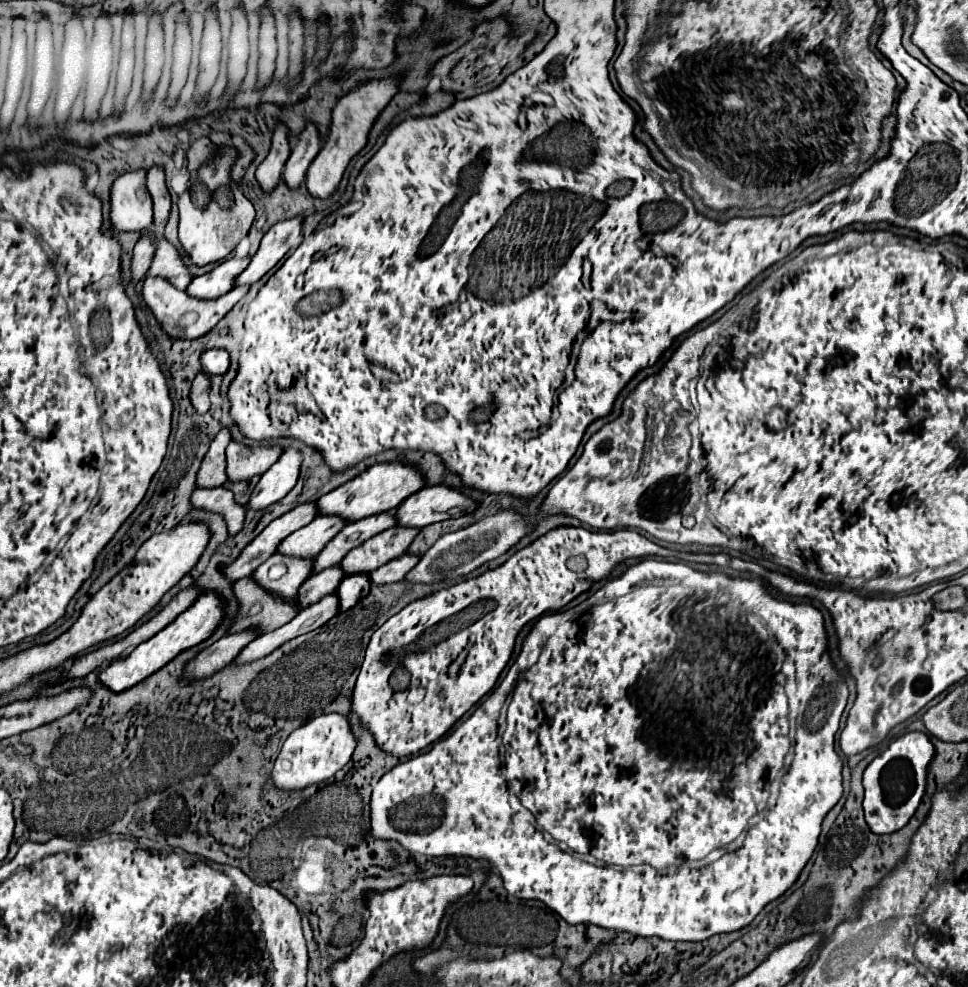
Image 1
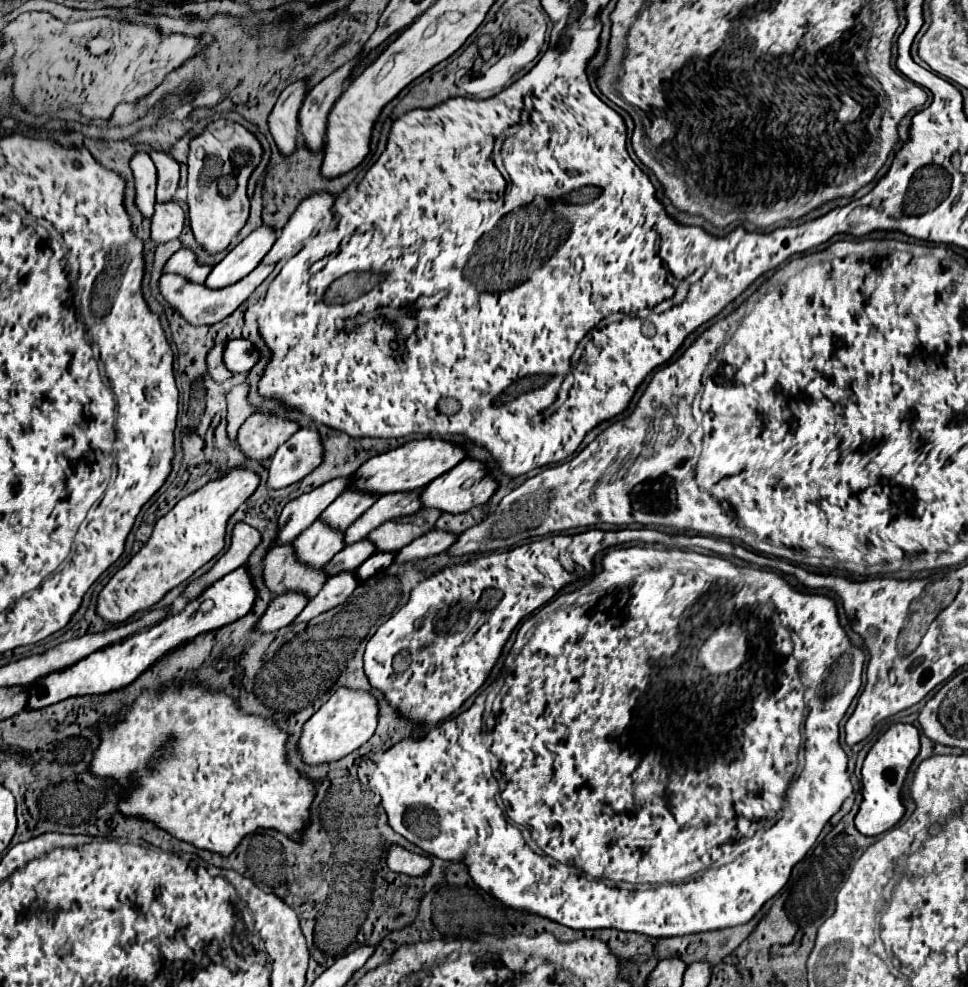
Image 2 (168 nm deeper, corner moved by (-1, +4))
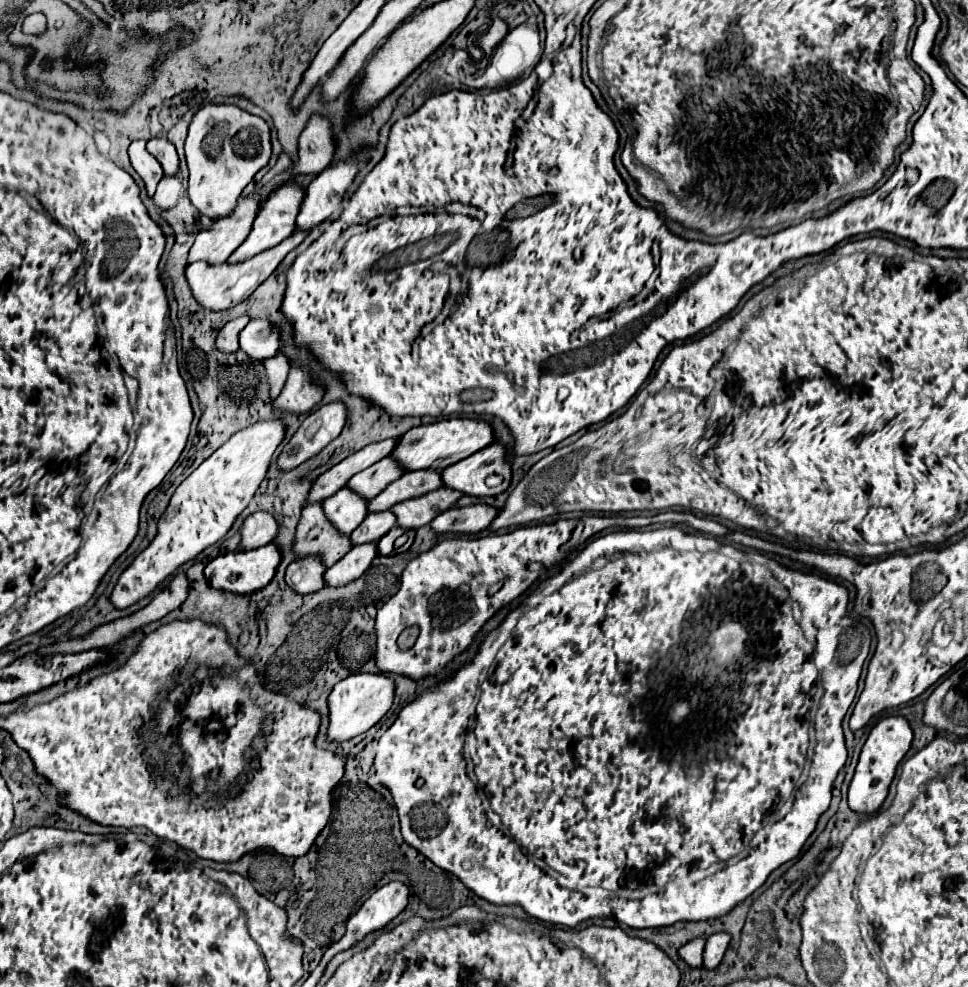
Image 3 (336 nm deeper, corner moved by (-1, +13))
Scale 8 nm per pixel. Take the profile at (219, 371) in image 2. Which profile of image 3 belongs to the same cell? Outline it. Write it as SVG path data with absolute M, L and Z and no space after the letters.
M239 316L223 326L217 336L217 348L223 352L237 352L239 350L239 332L249 324L249 316Z

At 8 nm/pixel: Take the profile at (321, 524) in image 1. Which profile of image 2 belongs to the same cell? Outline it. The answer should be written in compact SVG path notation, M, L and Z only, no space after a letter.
M343 491L321 515L323 521L335 525L335 529L347 529L363 511L367 511L377 501L375 495L365 495L359 491Z

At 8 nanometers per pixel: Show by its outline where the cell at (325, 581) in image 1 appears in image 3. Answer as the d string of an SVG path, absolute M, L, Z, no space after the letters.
M391 510L387 512L371 512L355 532L351 532L353 544L365 544L365 542L377 542L381 536L385 536L395 526L395 514Z

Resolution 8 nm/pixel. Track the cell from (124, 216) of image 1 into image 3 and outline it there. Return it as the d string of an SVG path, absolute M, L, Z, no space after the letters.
M145 140L131 142L131 146L129 146L129 160L131 160L131 166L135 168L135 172L137 172L137 174L141 176L141 180L145 182L147 194L153 196L159 180L163 178L163 168L161 168L159 162L145 150Z

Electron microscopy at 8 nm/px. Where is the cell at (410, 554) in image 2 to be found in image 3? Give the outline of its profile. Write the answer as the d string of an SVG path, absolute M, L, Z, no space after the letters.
M473 504L465 508L449 508L441 512L433 522L431 528L435 532L449 532L449 534L475 534L489 528L491 520L495 520L499 508L489 504Z

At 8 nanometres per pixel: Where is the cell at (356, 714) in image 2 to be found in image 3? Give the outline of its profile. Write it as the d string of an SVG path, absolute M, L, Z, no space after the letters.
M351 674L335 684L329 696L329 740L349 740L375 726L391 708L395 696L395 682L385 674Z

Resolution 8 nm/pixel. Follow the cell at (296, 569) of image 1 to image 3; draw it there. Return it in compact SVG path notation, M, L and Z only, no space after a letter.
M345 486L339 492L335 492L335 496L327 498L323 508L327 518L331 520L331 524L335 524L337 530L341 530L343 534L351 534L369 514L367 504L369 504L367 498L359 496L357 492Z

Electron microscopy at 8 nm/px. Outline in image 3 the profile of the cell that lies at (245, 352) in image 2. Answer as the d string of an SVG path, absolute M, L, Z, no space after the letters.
M251 320L241 336L239 344L245 354L251 358L271 358L279 352L279 336L281 330L269 320Z

